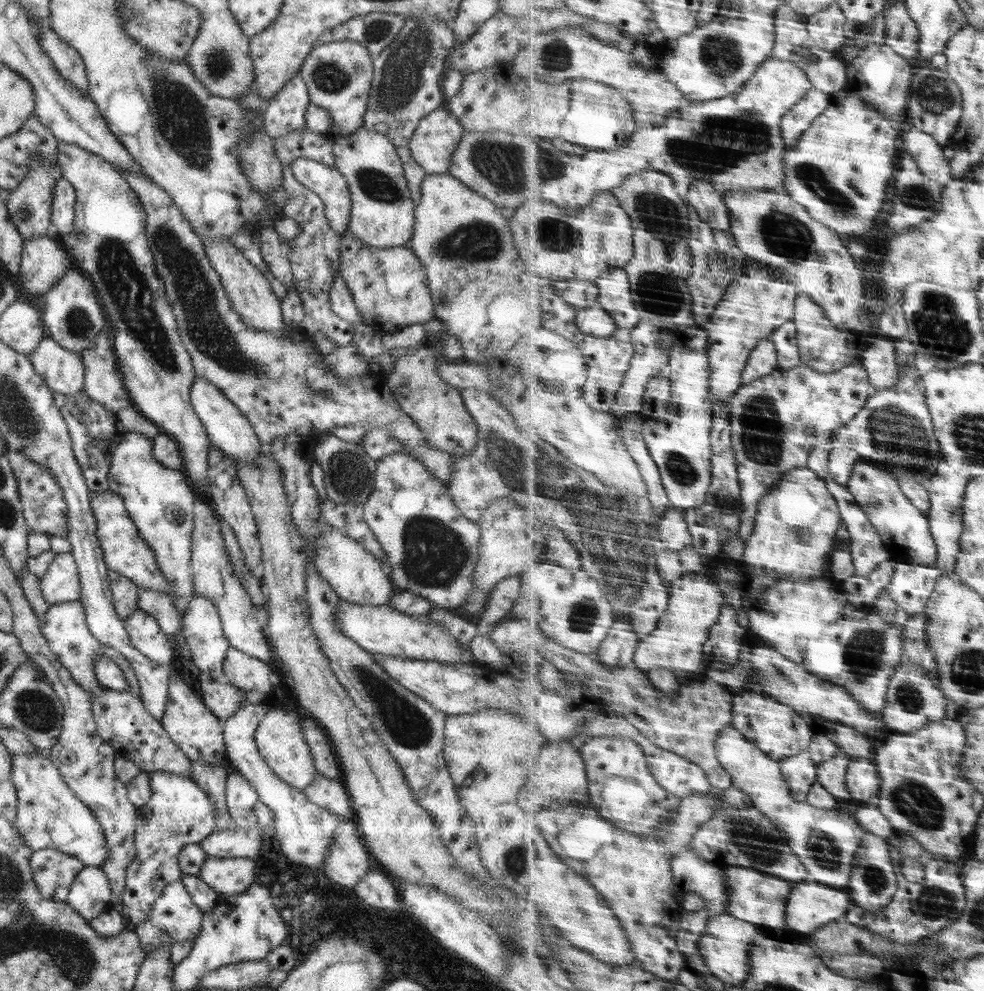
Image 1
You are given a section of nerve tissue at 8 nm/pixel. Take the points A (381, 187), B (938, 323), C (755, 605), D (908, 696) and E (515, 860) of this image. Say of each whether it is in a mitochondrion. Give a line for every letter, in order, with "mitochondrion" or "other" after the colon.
A: mitochondrion
B: mitochondrion
C: other
D: mitochondrion
E: mitochondrion

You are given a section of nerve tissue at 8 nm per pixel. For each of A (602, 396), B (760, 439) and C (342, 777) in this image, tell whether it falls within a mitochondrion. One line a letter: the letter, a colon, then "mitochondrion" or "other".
A: other
B: mitochondrion
C: other

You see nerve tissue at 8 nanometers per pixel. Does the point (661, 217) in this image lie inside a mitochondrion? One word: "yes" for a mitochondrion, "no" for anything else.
yes

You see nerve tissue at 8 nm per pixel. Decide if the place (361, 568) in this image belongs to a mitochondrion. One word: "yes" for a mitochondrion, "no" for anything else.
no

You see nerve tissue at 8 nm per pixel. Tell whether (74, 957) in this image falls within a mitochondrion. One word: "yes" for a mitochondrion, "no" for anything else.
yes

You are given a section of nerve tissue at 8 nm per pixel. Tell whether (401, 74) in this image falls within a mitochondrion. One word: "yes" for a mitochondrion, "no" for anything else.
yes

